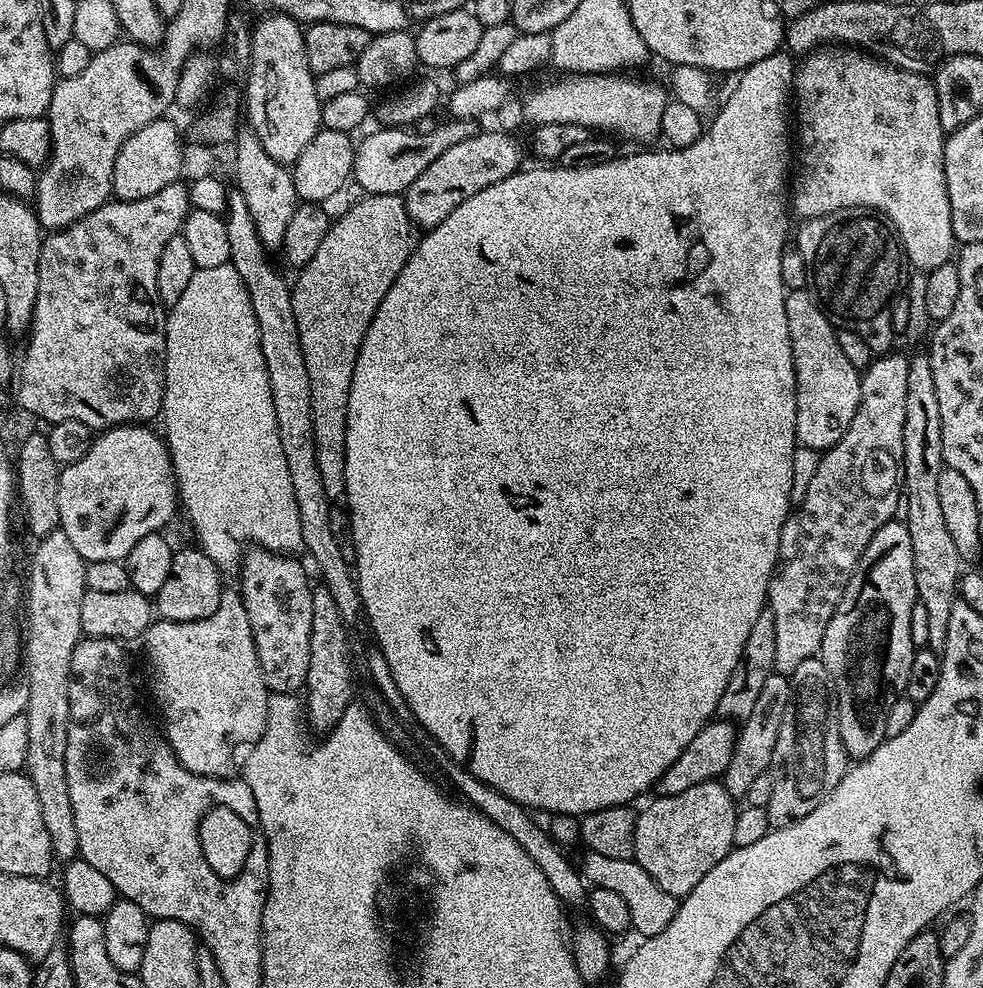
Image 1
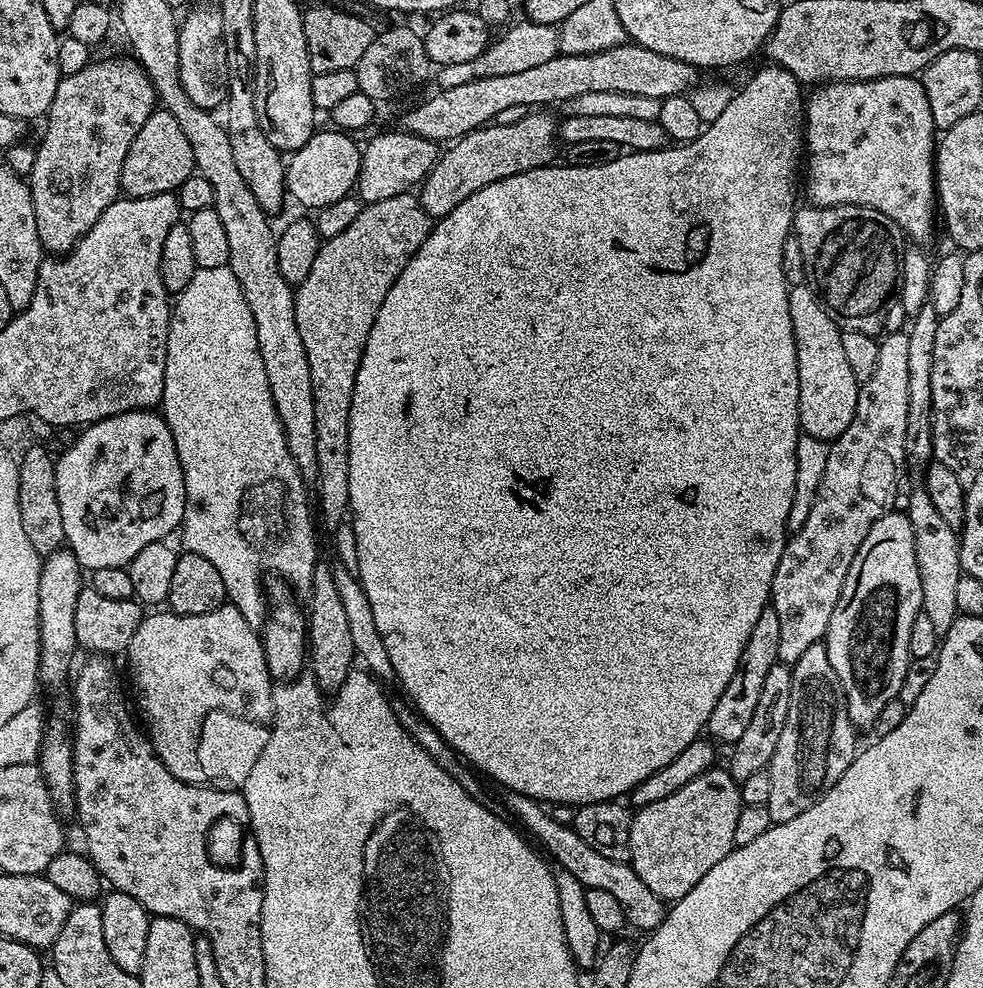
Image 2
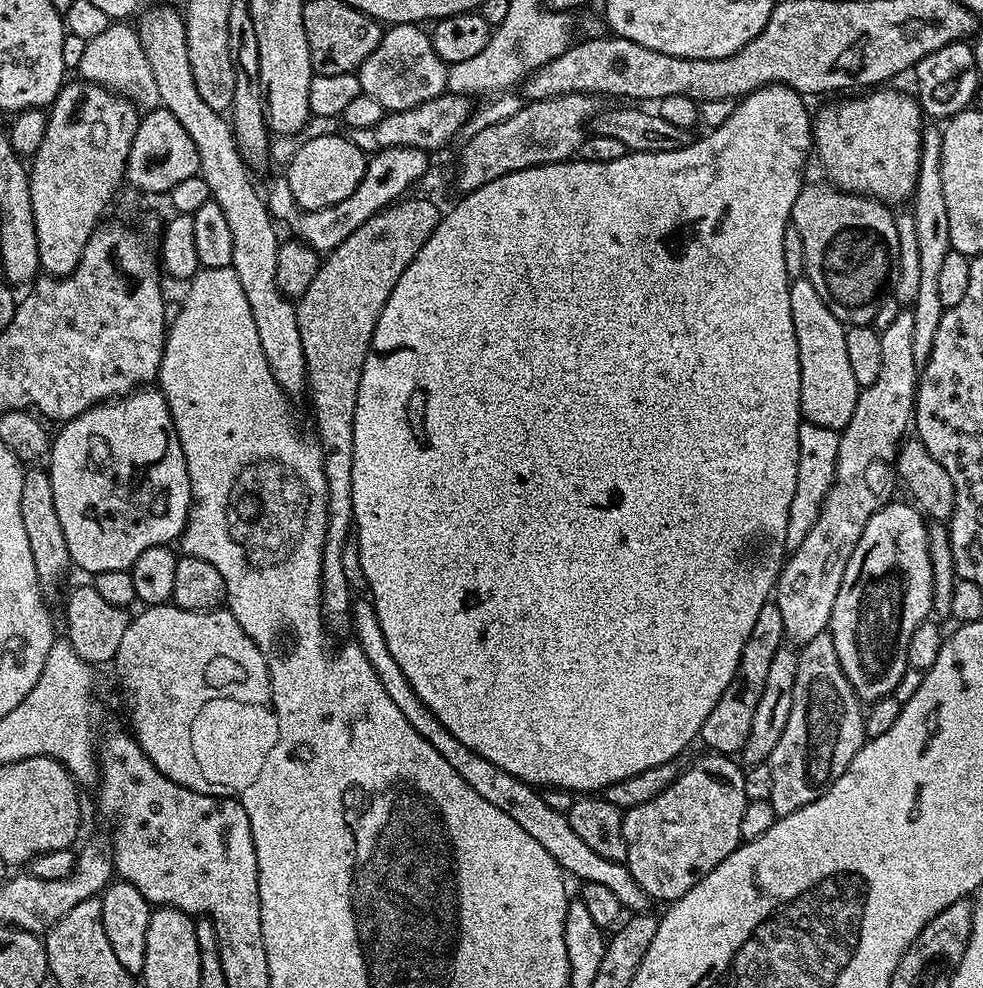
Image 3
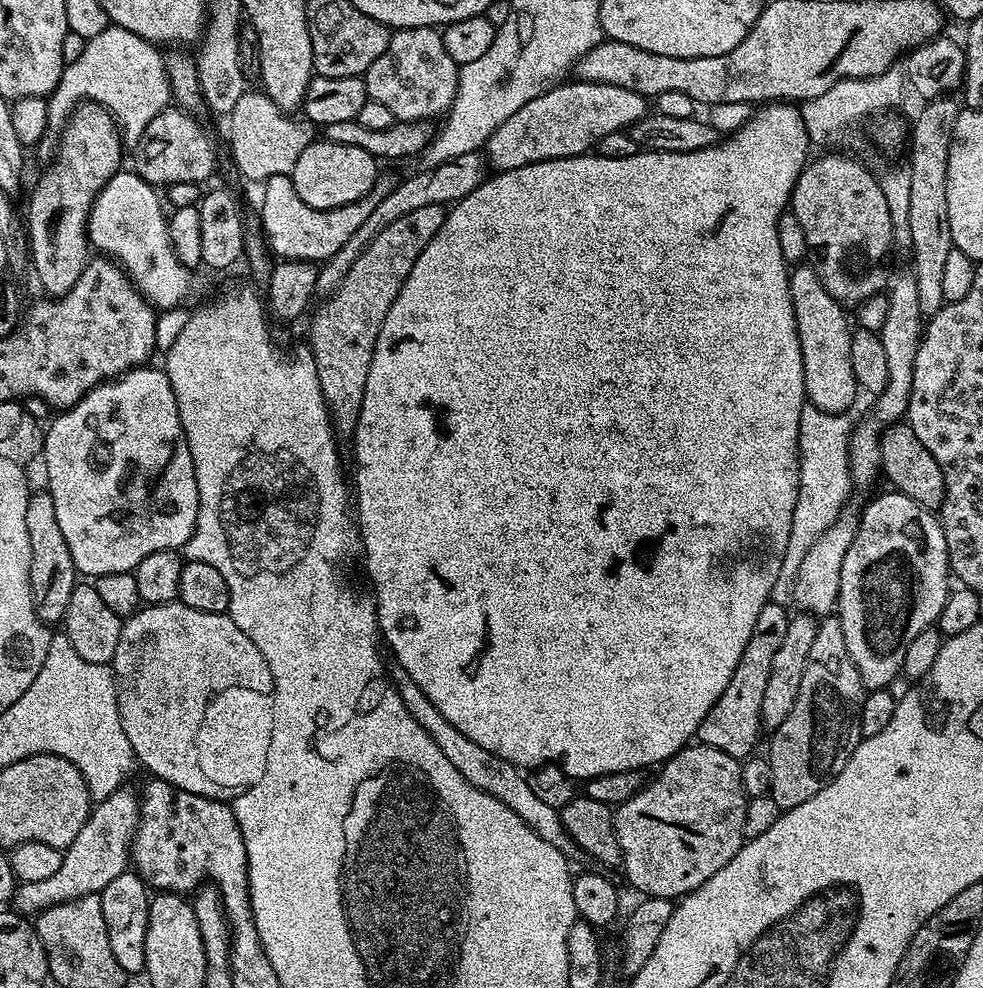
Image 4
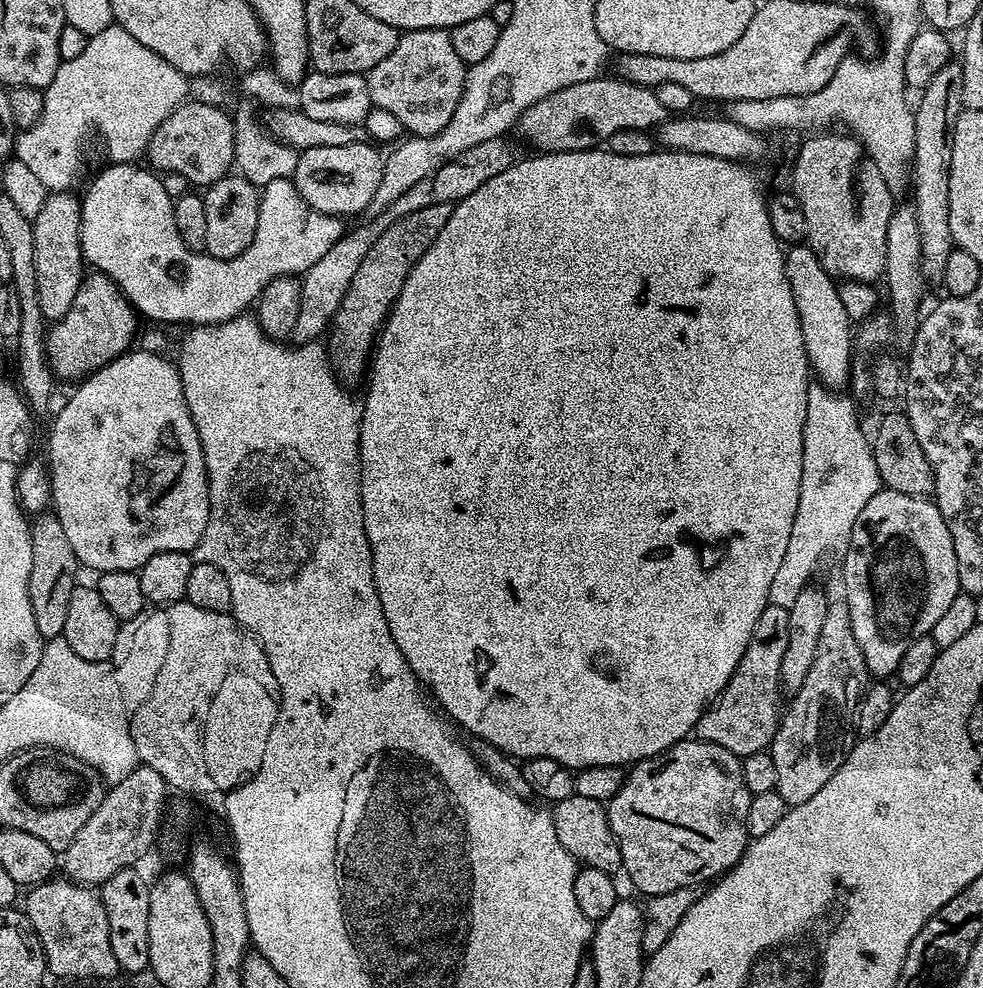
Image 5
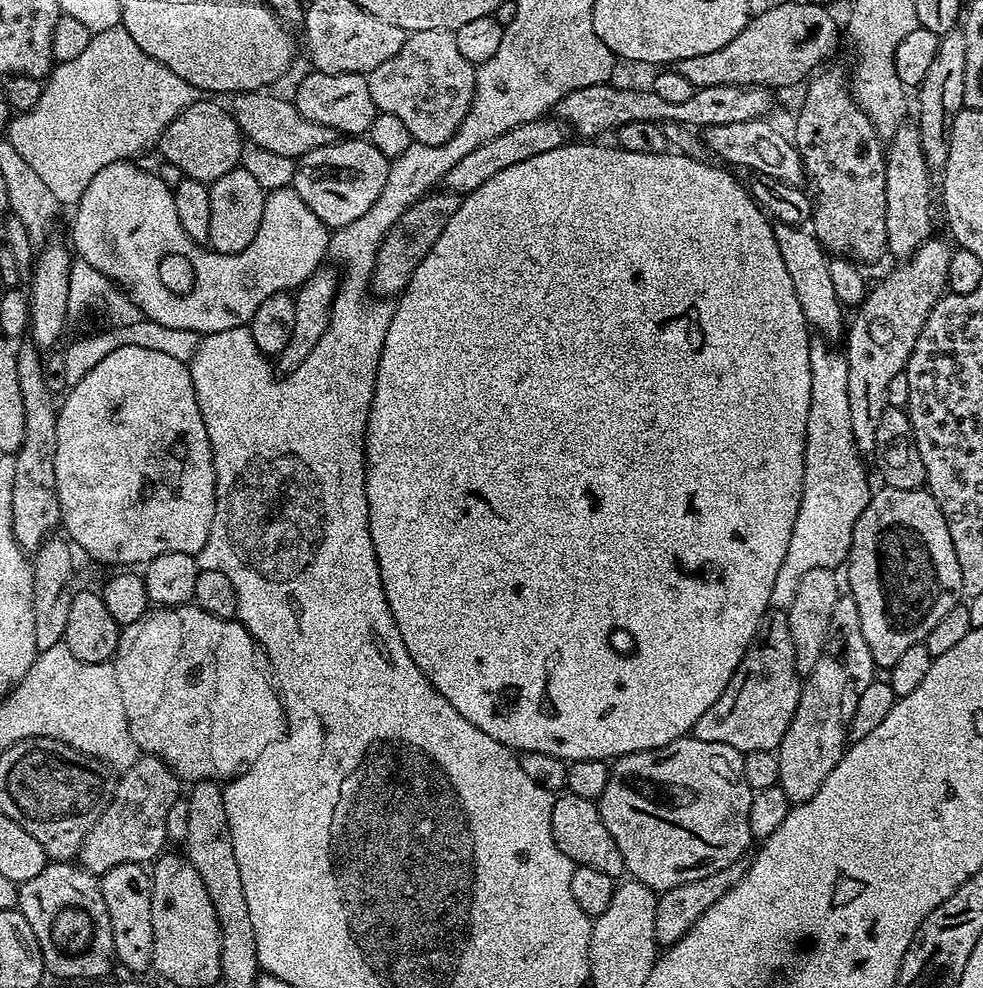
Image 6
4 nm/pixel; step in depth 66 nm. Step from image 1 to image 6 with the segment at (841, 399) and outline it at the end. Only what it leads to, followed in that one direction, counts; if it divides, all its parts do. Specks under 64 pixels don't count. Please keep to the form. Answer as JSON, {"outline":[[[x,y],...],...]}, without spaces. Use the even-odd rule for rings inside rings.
{"outline":[[[776,224],[772,233],[778,242],[778,254],[782,254],[782,262],[786,262],[786,274],[790,274],[790,282],[794,282],[794,294],[798,298],[798,306],[802,306],[804,319],[821,337],[834,342],[842,336],[846,328],[845,309],[838,295],[834,294],[833,280],[829,273],[829,253],[807,227],[786,226]]]}

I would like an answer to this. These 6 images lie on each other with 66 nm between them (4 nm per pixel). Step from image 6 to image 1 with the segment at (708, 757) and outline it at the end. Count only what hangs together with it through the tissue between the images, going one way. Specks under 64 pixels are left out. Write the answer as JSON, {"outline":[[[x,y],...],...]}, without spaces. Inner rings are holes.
{"outline":[[[719,779],[703,781],[680,794],[654,800],[637,815],[634,859],[662,890],[683,898],[732,851],[738,804]]]}

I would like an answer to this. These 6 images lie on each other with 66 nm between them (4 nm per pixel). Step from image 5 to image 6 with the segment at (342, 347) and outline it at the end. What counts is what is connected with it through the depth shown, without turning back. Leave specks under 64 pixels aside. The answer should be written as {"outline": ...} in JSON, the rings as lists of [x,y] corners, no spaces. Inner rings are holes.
{"outline":[[[429,191],[428,195],[423,196],[418,203],[412,204],[410,210],[402,213],[398,222],[394,222],[394,226],[390,226],[386,238],[380,243],[376,265],[372,271],[370,288],[375,295],[392,298],[403,292],[410,278],[414,278],[414,270],[418,270],[418,262],[422,262],[422,258],[430,254],[430,246],[438,242],[438,234],[442,234],[442,230],[446,230],[446,222],[454,218],[454,210],[458,210],[460,201],[461,197],[455,192]]]}

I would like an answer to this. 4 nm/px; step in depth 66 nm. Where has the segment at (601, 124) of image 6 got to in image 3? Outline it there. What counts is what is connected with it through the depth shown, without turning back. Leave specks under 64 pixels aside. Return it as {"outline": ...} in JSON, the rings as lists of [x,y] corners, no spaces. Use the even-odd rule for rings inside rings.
{"outline":[[[586,93],[551,96],[545,100],[529,100],[517,107],[505,120],[499,120],[494,126],[486,126],[486,130],[471,133],[460,152],[460,173],[456,176],[456,184],[461,193],[478,190],[478,186],[486,186],[486,182],[494,182],[494,178],[502,178],[502,174],[514,174],[514,170],[526,170],[543,164],[560,164],[576,156],[576,151],[584,141],[586,129],[601,111],[601,101]]]}

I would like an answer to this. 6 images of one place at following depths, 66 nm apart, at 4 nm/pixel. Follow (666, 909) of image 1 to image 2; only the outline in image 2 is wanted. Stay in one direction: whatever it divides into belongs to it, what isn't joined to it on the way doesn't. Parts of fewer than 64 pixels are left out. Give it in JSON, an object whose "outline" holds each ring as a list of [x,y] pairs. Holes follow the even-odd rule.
{"outline":[[[505,791],[503,795],[504,804],[514,816],[512,818],[515,823],[533,841],[538,840],[548,850],[549,853],[547,852],[547,855],[553,861],[555,861],[554,859],[557,860],[558,863],[556,864],[561,869],[574,874],[584,889],[593,888],[594,890],[608,891],[622,905],[622,914],[629,927],[632,925],[638,930],[651,932],[664,921],[666,915],[665,901],[646,886],[646,882],[643,882],[642,878],[638,877],[631,863],[613,862],[611,858],[598,854],[598,850],[592,849],[591,846],[586,846],[586,842],[582,842],[582,838],[578,838],[578,834],[571,826],[554,822],[551,811],[541,801],[517,792]]]}

